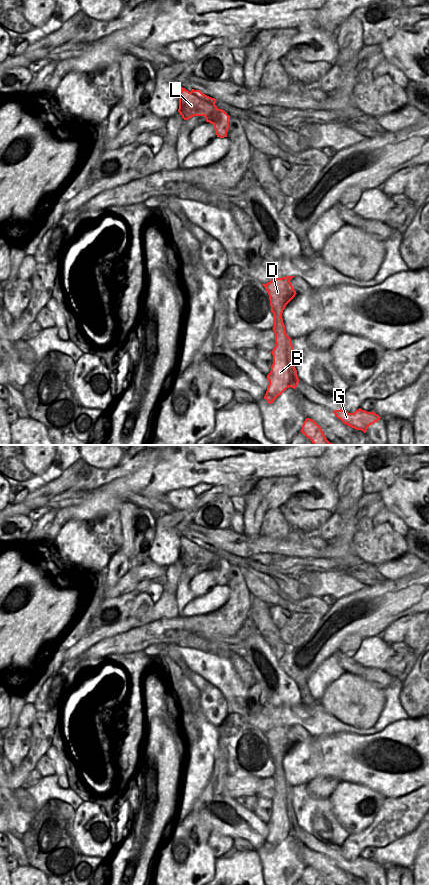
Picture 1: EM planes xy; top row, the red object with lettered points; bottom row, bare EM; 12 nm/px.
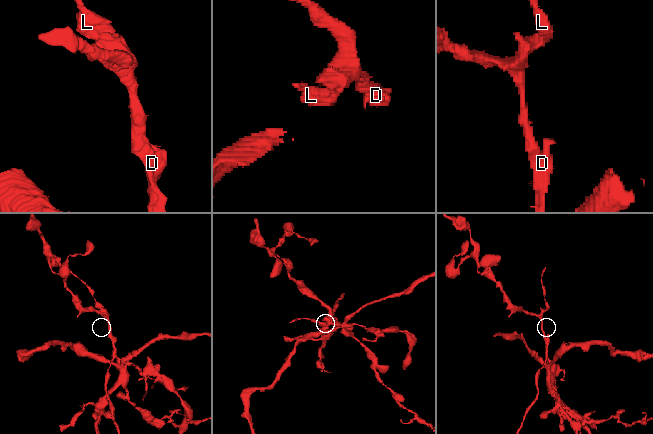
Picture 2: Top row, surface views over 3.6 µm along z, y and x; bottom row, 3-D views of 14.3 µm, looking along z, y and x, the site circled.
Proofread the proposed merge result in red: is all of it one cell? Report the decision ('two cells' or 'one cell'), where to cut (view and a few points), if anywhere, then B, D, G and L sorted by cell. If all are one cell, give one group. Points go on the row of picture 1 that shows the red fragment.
two cells; cut xy (276, 343), (276, 346), (284, 353), (290, 386); groups B / D G L

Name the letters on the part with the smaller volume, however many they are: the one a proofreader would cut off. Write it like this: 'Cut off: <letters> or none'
Cut off: B

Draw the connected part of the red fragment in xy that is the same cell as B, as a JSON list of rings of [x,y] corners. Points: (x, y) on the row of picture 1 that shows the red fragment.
[[[275,344],[271,353],[273,355],[273,364],[270,373],[267,375],[269,385],[264,396],[269,404],[272,404],[278,396],[290,387],[289,370],[284,351],[279,350],[277,344]]]

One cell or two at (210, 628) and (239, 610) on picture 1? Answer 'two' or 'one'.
one

